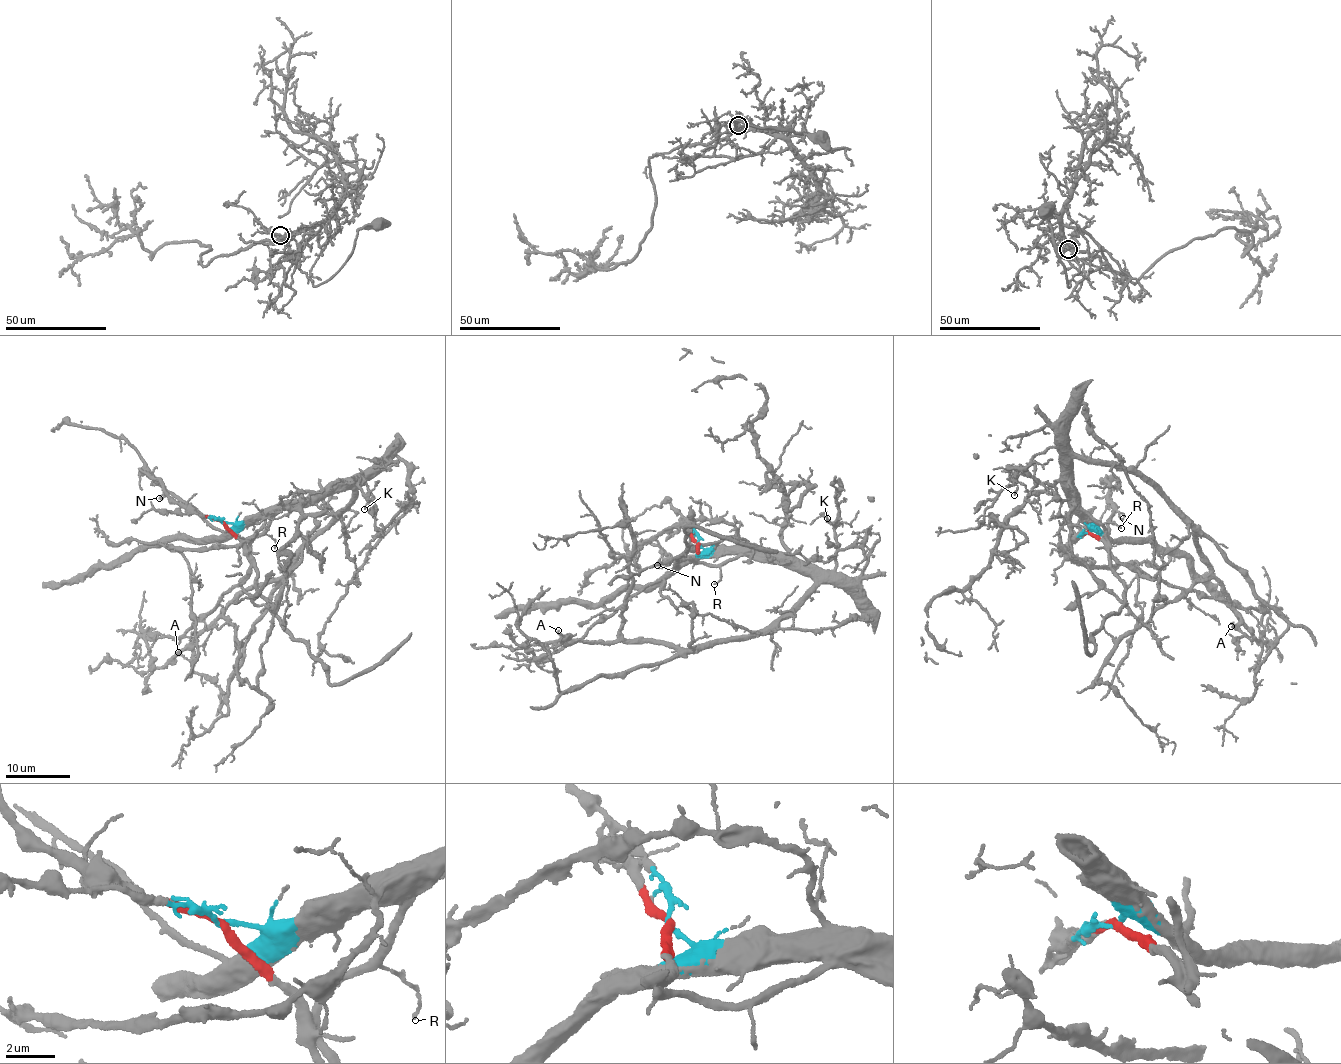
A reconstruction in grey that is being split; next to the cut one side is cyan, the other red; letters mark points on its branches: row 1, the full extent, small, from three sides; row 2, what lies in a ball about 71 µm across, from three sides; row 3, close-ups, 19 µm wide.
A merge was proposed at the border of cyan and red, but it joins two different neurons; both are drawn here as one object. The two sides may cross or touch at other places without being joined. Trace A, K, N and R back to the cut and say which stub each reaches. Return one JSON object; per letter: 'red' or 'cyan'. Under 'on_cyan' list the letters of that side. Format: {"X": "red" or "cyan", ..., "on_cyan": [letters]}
{"A": "cyan", "K": "cyan", "N": "cyan", "R": "cyan", "on_cyan": ["A", "K", "N", "R"]}

